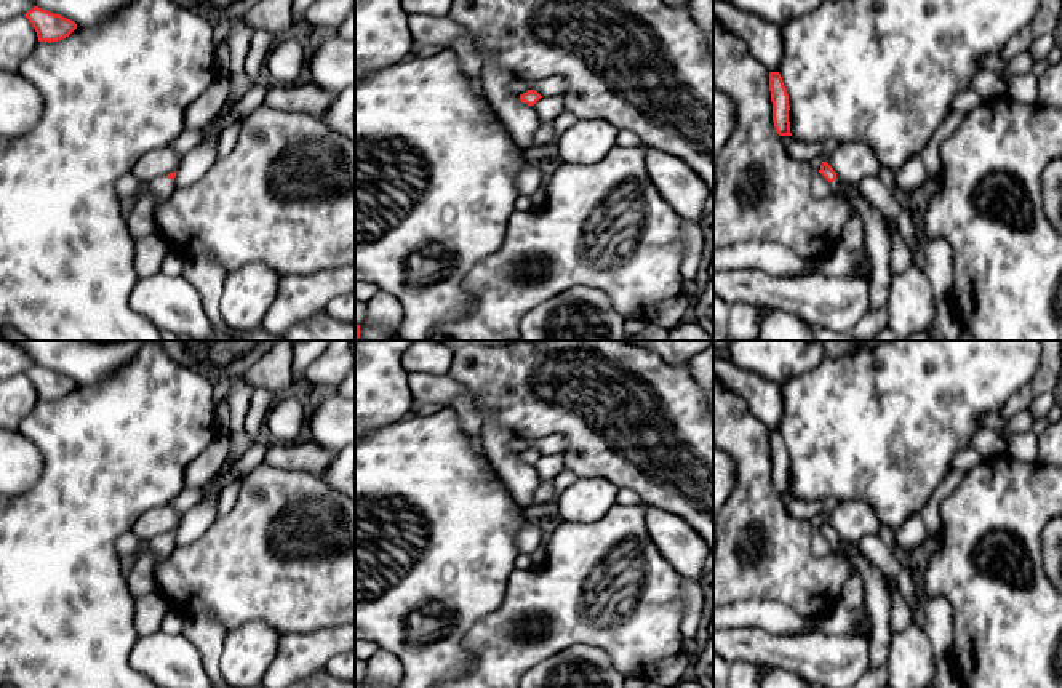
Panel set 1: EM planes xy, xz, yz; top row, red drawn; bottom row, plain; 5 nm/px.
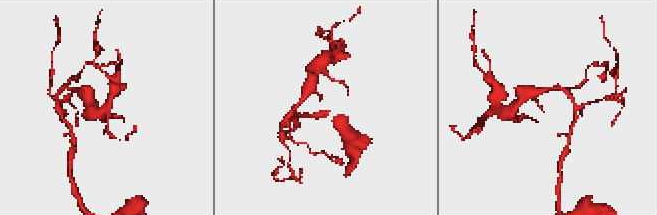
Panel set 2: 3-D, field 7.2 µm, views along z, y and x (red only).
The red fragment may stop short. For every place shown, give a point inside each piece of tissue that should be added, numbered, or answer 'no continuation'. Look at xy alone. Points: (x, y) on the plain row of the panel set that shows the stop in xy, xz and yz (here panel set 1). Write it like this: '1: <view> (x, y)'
1: xy (162, 546)

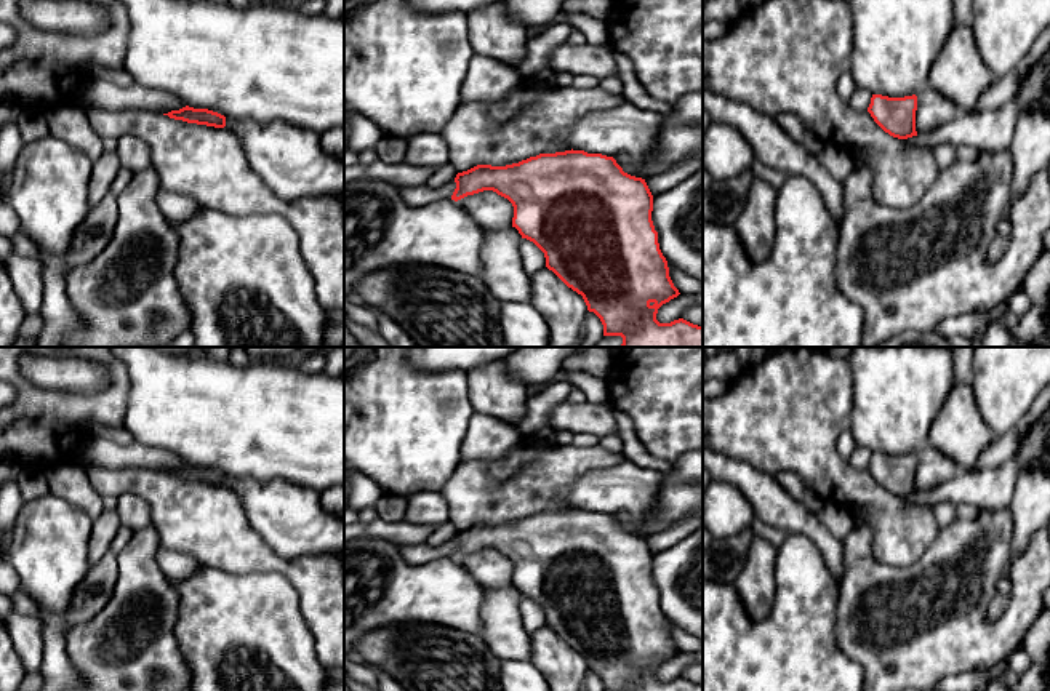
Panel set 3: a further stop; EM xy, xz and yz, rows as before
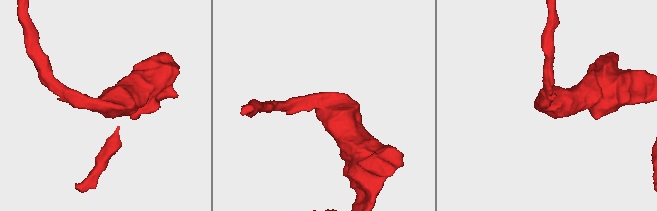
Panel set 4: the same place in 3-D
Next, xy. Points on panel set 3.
no continuation

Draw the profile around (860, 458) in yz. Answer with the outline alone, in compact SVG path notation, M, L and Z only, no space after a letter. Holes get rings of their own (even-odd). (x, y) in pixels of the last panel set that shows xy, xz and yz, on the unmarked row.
M855 446L848 462L856 470L868 470L872 453L868 448Z

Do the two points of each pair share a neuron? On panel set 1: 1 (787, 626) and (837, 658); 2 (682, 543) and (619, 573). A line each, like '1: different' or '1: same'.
1: different
2: different

